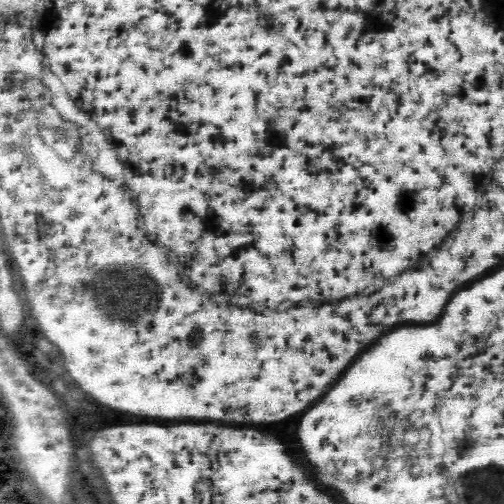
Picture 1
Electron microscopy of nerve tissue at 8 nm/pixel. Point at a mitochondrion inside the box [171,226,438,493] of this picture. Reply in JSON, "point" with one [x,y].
{"point":[377,430]}

